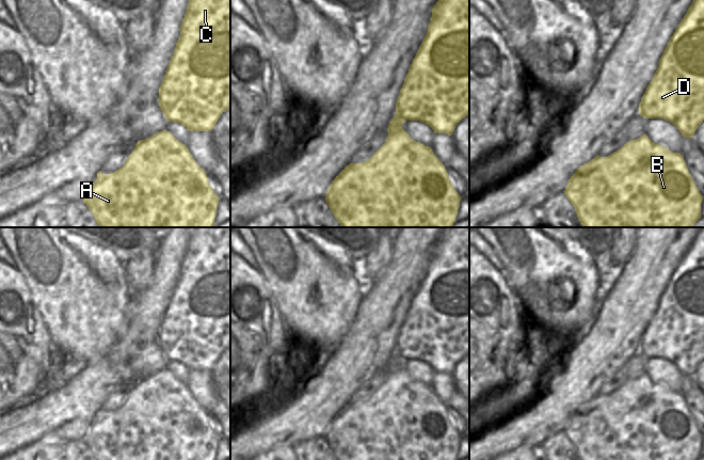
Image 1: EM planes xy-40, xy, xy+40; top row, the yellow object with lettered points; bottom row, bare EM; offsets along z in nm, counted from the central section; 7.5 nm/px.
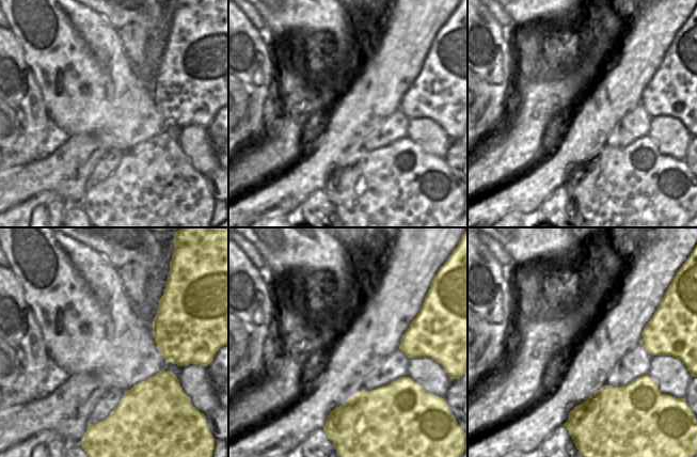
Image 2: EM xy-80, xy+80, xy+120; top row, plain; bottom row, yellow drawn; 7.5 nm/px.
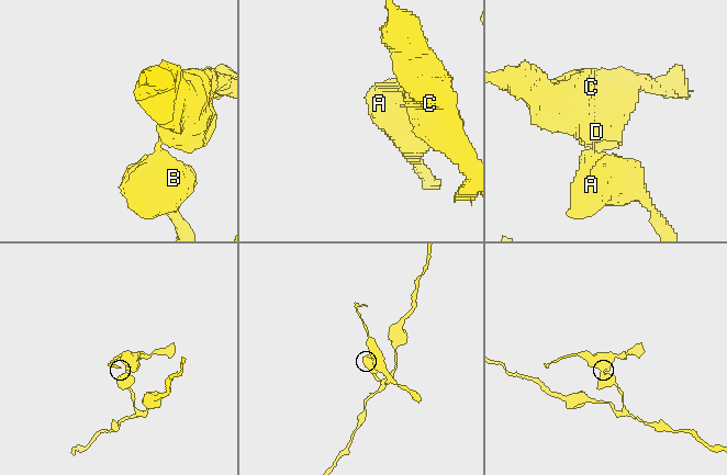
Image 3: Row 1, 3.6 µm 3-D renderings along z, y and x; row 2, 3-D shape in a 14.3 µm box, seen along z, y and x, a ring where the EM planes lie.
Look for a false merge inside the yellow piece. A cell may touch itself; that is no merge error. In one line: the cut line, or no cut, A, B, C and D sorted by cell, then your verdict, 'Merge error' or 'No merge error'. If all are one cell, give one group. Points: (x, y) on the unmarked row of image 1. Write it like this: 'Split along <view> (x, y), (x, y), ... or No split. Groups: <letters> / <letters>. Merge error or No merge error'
Split along xy (387, 367), (401, 368). Groups: A B / C D. Merge error.

